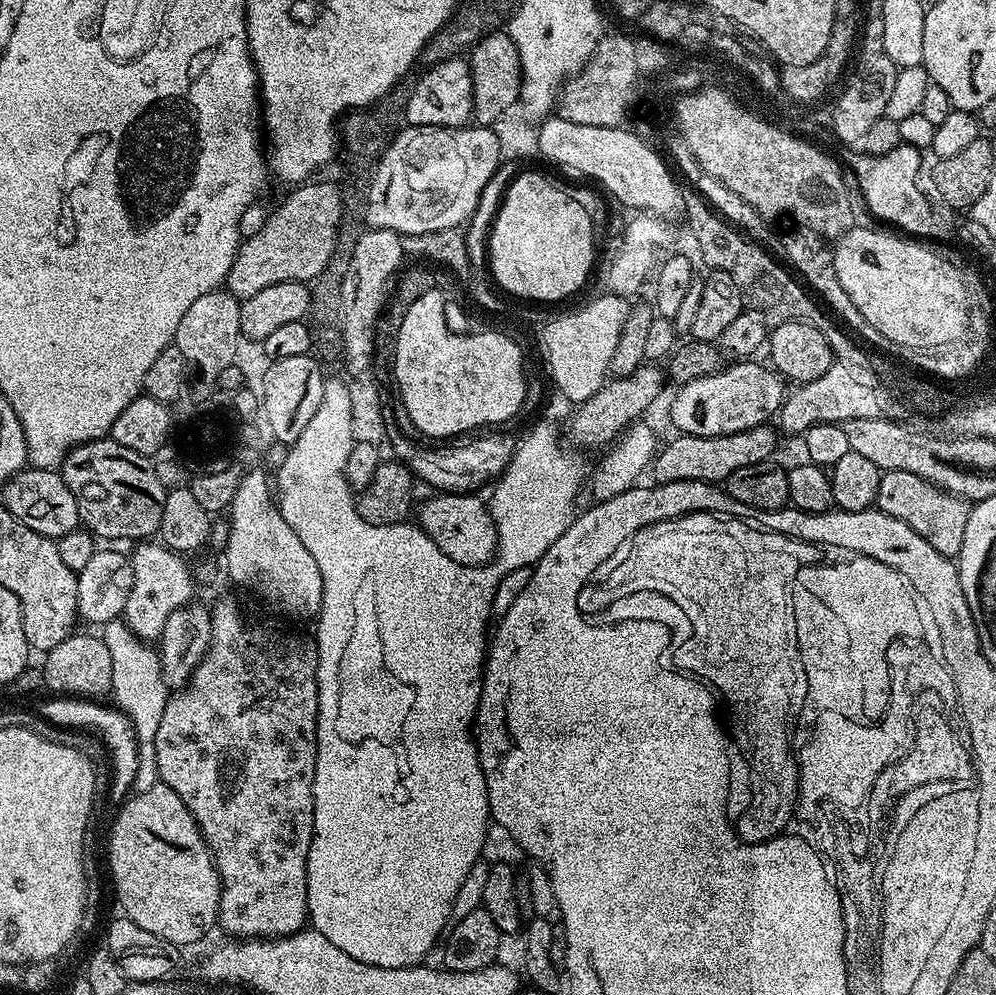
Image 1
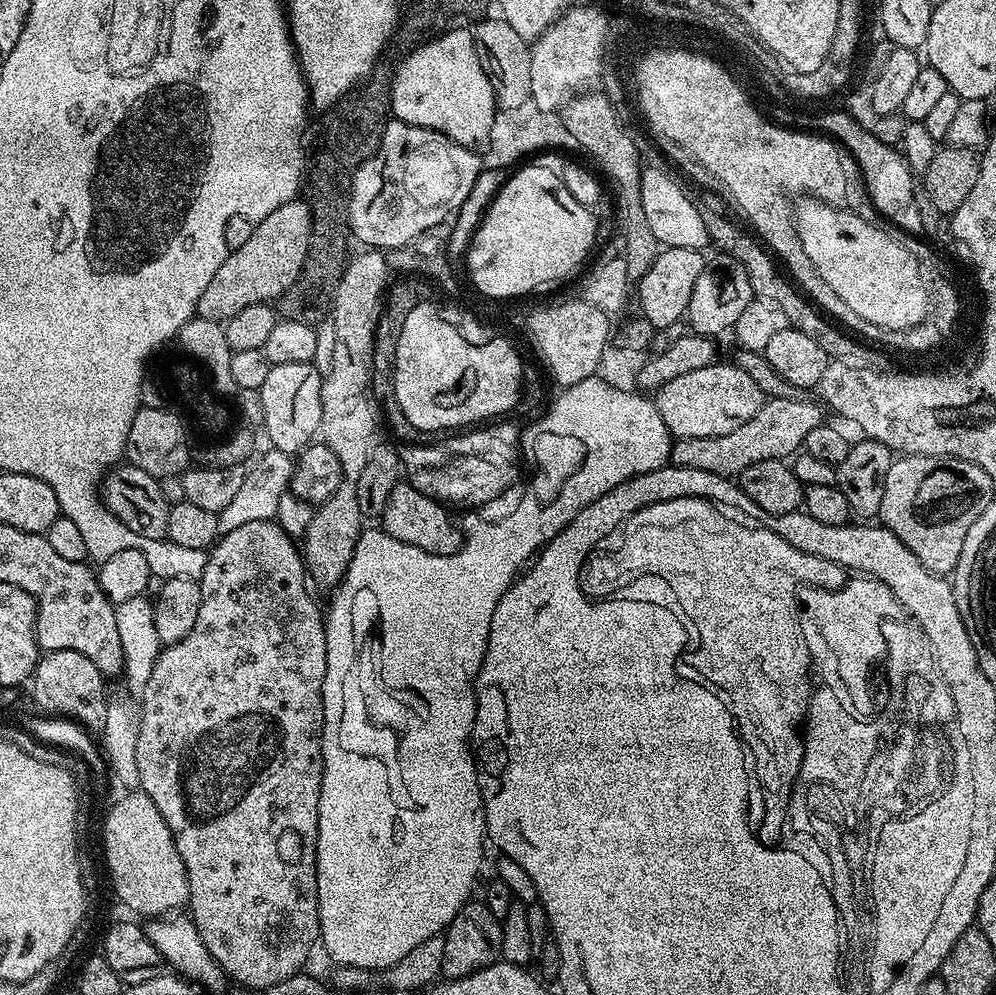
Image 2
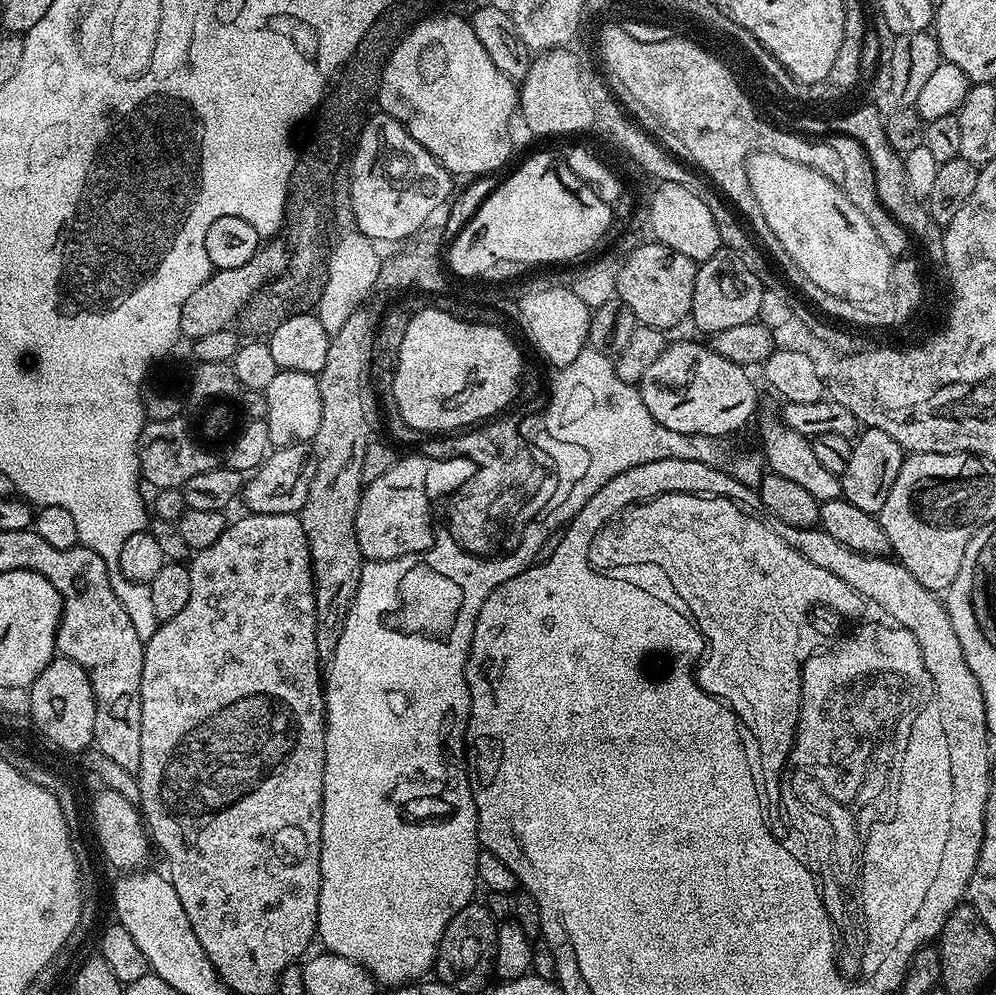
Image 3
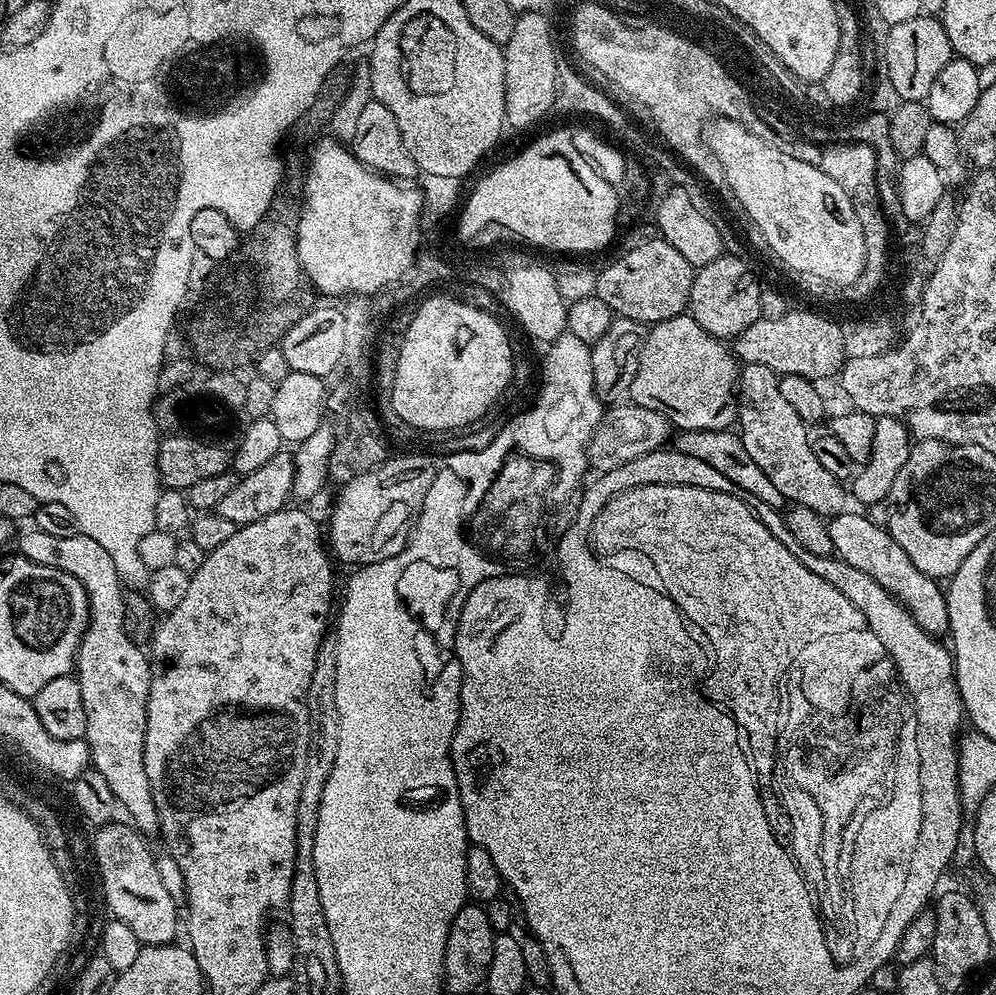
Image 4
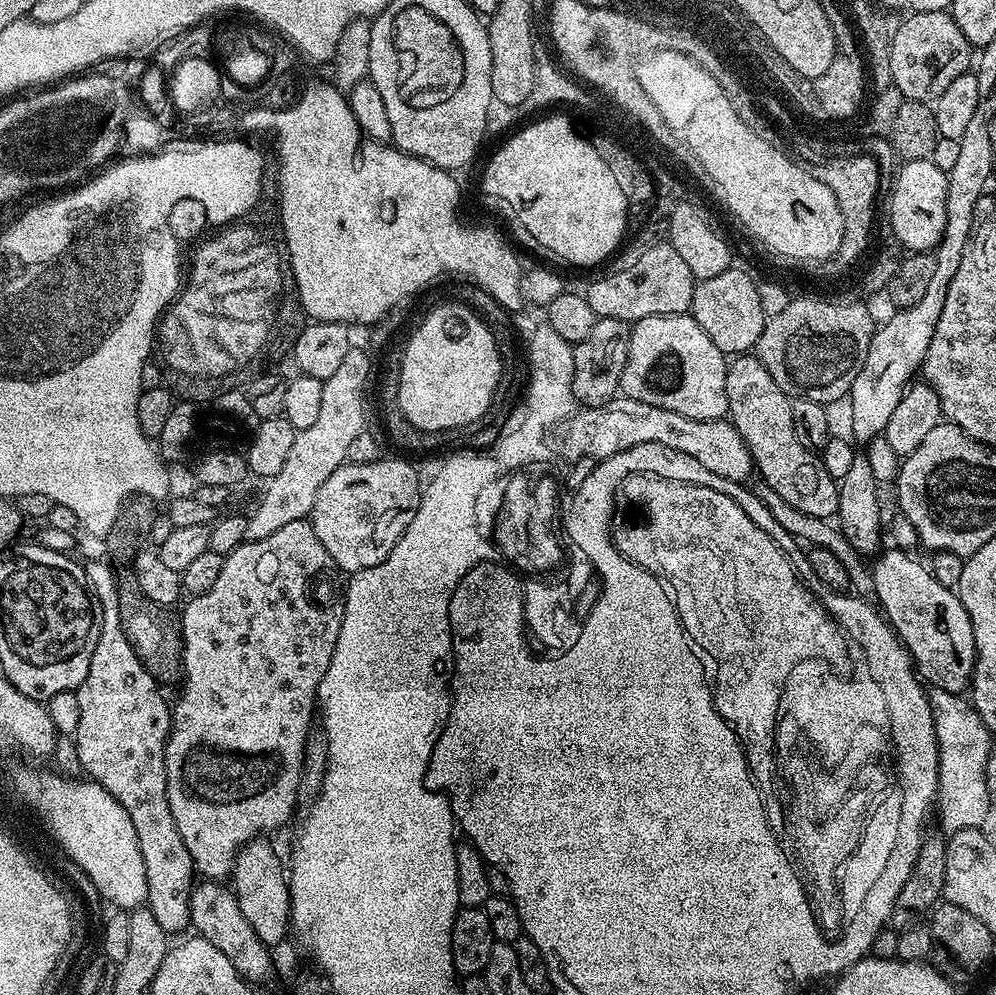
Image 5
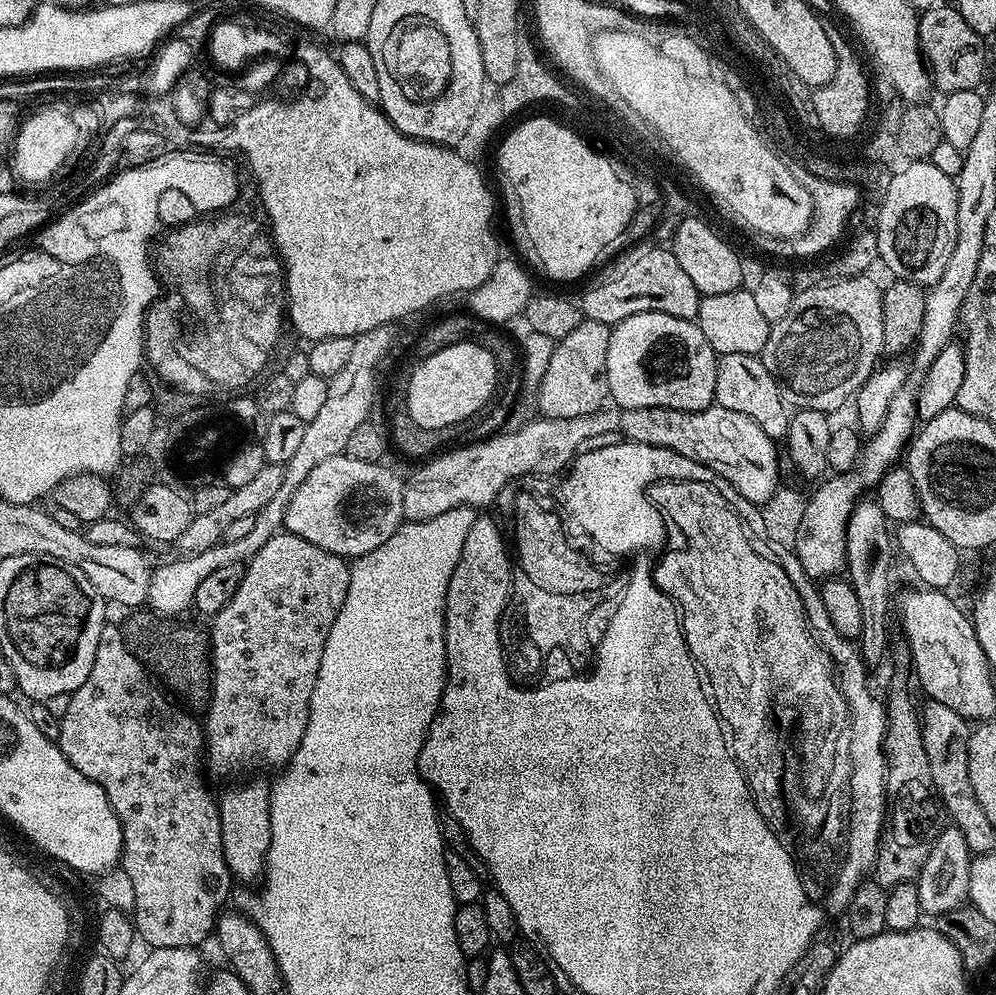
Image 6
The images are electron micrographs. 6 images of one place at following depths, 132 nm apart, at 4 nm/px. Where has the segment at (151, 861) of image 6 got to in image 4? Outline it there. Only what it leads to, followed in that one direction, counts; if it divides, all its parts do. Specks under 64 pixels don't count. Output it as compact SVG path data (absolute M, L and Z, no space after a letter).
M33 527L29 532L21 531L15 537L14 548L19 555L28 560L38 562L42 566L50 566L78 578L88 595L88 628L84 631L84 637L80 643L80 649L76 655L74 675L82 686L82 706L86 706L86 730L84 739L89 746L91 767L114 790L117 805L128 811L127 819L131 821L137 832L141 834L153 834L160 831L160 819L158 810L154 806L154 794L150 790L150 782L146 778L146 766L144 765L144 743L146 742L146 722L148 721L148 695L150 694L150 674L152 665L139 643L128 635L128 629L124 627L124 598L125 585L120 583L120 575L114 566L114 558L106 550L106 546L100 545L97 540L87 534L81 534L74 538L58 538L51 534L42 534L42 530Z

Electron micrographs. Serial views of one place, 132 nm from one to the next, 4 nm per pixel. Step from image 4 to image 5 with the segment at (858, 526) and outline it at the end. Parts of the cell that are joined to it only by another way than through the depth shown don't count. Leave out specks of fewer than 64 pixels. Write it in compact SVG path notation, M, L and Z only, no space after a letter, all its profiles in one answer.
M900 548L883 552L870 564L876 600L888 623L912 656L917 673L932 688L967 693L972 682L972 671L976 668L976 643L970 614L966 614L959 595L953 589L951 592L926 565L919 564L910 553Z

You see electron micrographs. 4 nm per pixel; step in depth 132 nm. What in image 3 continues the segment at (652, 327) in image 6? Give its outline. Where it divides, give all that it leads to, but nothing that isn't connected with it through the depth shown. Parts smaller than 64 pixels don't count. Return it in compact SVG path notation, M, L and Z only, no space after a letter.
M680 340L677 344L669 343L650 365L650 370L646 370L646 374L640 379L639 389L642 402L646 402L646 410L650 410L650 414L654 414L654 418L658 422L662 422L662 426L666 426L670 430L678 430L678 434L710 434L711 436L731 437L731 432L736 432L752 415L756 412L756 388L752 385L752 380L747 376L745 365L735 364L726 358L722 358L722 354L718 354L707 343L695 344L692 340Z

